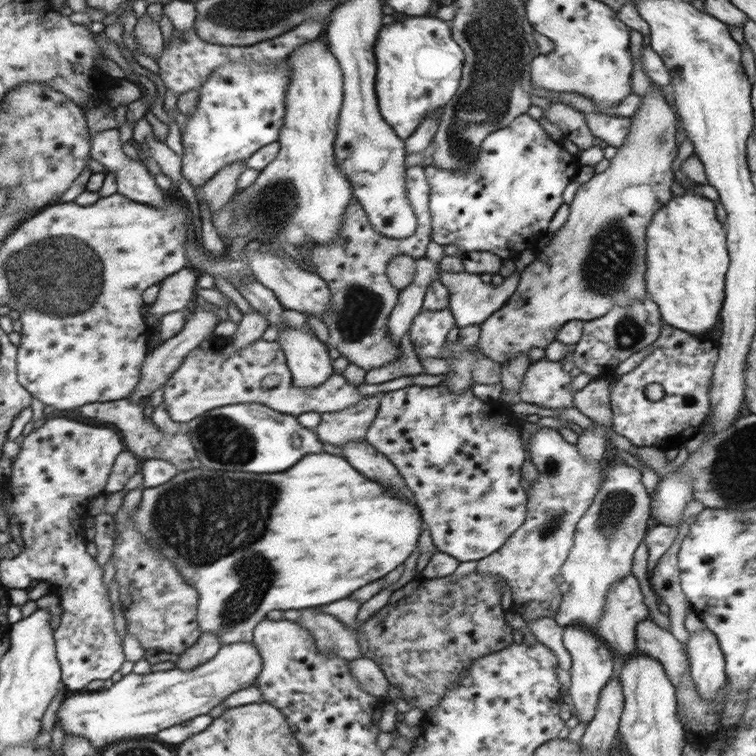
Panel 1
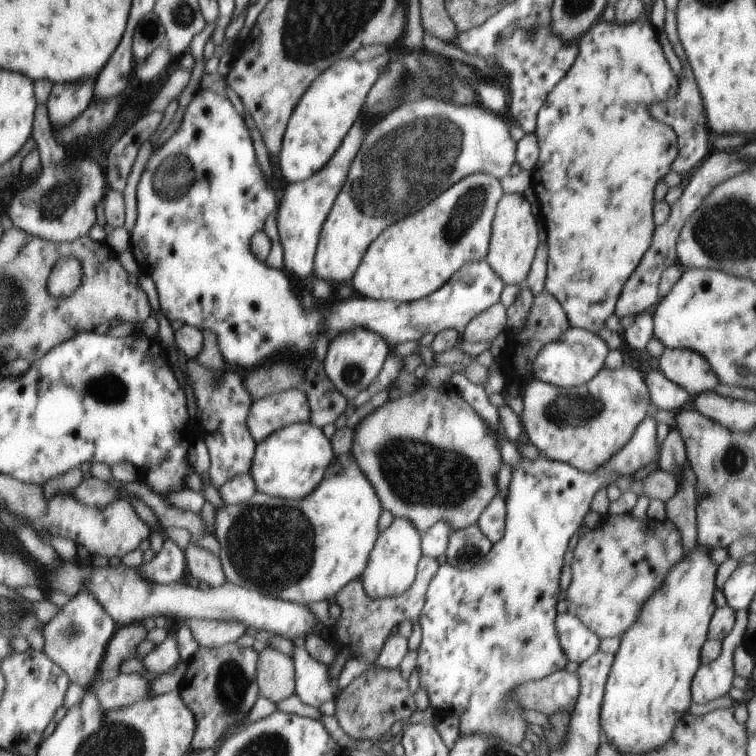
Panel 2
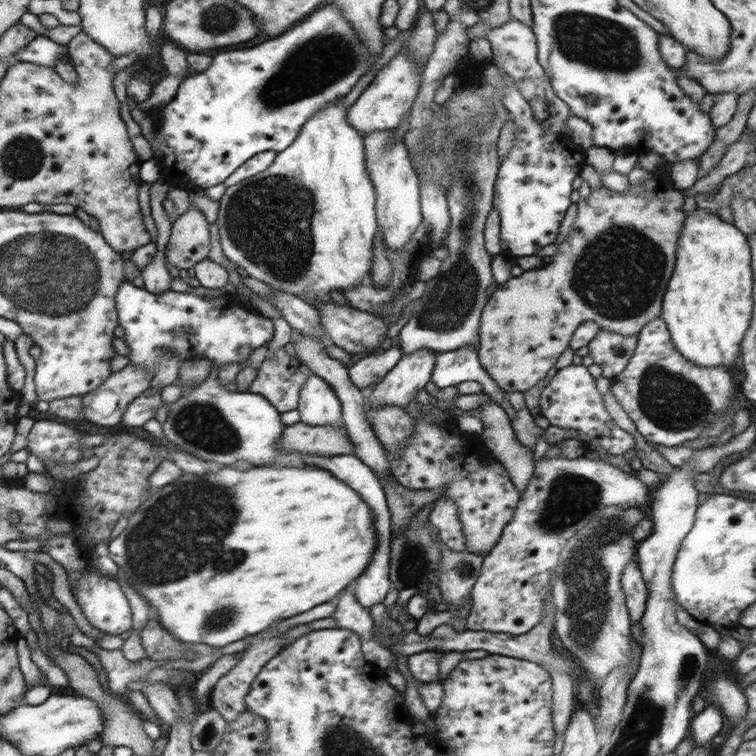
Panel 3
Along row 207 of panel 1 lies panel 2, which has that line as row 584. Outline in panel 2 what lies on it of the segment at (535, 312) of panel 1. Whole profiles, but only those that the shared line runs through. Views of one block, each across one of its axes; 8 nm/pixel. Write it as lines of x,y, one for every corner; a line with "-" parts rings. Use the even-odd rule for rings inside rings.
631,513
607,514
590,532
584,533
573,550
572,579
566,590
567,612
578,617
598,638
621,637
636,622
638,612
658,590
670,568
680,562
685,554
683,540
677,526
666,518
657,520
646,517
635,519

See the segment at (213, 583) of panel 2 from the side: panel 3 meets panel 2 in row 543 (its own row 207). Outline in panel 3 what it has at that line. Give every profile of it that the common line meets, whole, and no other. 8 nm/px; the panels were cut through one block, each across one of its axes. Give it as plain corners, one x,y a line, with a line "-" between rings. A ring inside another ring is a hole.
191,205
173,222
165,259
172,266
181,269
183,274
201,260
208,259
210,254
208,226
204,213

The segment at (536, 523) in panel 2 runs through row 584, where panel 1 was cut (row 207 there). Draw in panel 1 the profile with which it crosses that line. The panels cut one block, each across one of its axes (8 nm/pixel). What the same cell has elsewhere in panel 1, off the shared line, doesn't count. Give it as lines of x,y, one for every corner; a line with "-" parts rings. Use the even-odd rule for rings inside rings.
528,113
518,115
508,126
491,132
482,141
477,157
464,174
460,172
458,176
454,170
440,170
433,165
425,168
430,185
431,240
445,247
455,244
464,253
491,251
508,262
508,252
535,248
530,240
538,233
546,233
550,220
564,204
562,194
566,186
576,178
581,167
579,157
568,153
559,142
551,139
538,120

